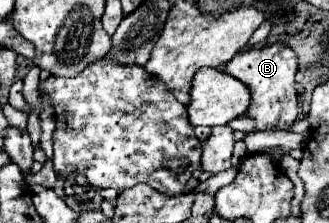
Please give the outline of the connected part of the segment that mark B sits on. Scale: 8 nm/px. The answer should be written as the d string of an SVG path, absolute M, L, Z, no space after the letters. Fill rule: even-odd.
M275 42L275 44L241 50L233 56L233 60L223 70L251 88L253 100L251 100L251 106L247 108L245 116L255 118L255 122L257 122L255 130L289 128L295 122L295 118L299 114L299 102L297 102L297 90L295 90L297 56L289 46Z

